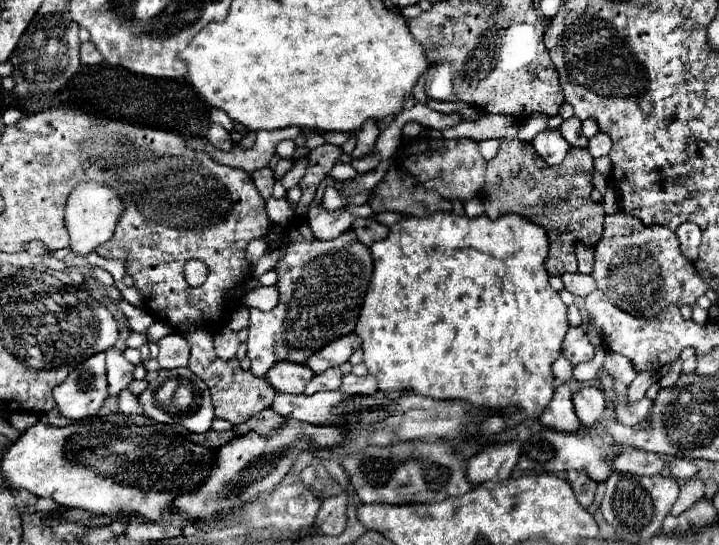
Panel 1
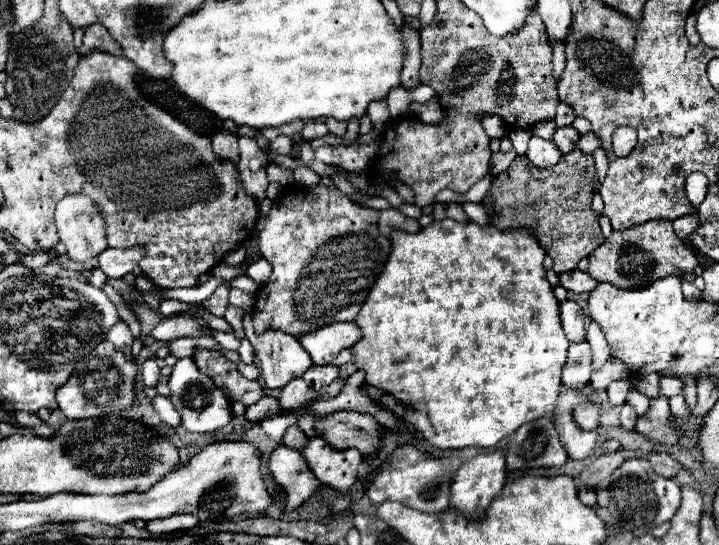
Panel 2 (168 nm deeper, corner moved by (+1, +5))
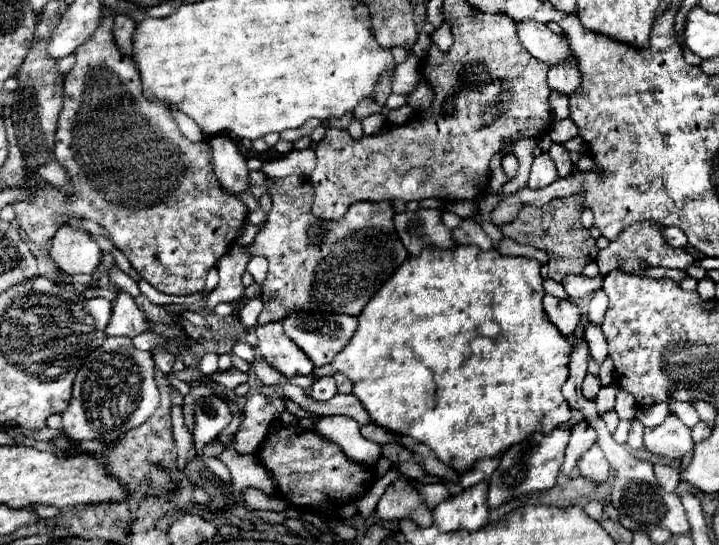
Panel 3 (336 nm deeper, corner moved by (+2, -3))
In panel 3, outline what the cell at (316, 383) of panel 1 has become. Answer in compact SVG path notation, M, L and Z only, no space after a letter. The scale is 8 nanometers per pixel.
M320 378L314 386L312 386L312 390L310 390L310 396L314 398L314 400L330 400L332 396L336 396L336 382L334 382L334 378Z

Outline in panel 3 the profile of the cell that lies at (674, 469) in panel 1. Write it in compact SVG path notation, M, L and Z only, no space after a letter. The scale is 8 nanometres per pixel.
M654 464L654 474L658 484L666 490L666 492L676 492L676 486L680 482L680 474L676 468L668 466L668 464Z

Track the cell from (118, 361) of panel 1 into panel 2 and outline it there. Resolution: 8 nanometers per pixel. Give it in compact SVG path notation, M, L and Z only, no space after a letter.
M119 320L119 324L115 324L115 326L111 328L111 332L107 332L107 340L113 342L113 344L115 344L119 350L123 350L123 352L131 352L133 336L131 336L129 326L127 326L123 320Z

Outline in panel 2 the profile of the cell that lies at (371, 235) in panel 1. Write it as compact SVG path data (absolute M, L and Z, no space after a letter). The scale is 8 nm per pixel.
M395 208L383 210L379 214L379 232L383 232L383 236L391 234L393 230L403 230L403 232L419 232L421 224L415 218L409 218L405 214L401 214Z

